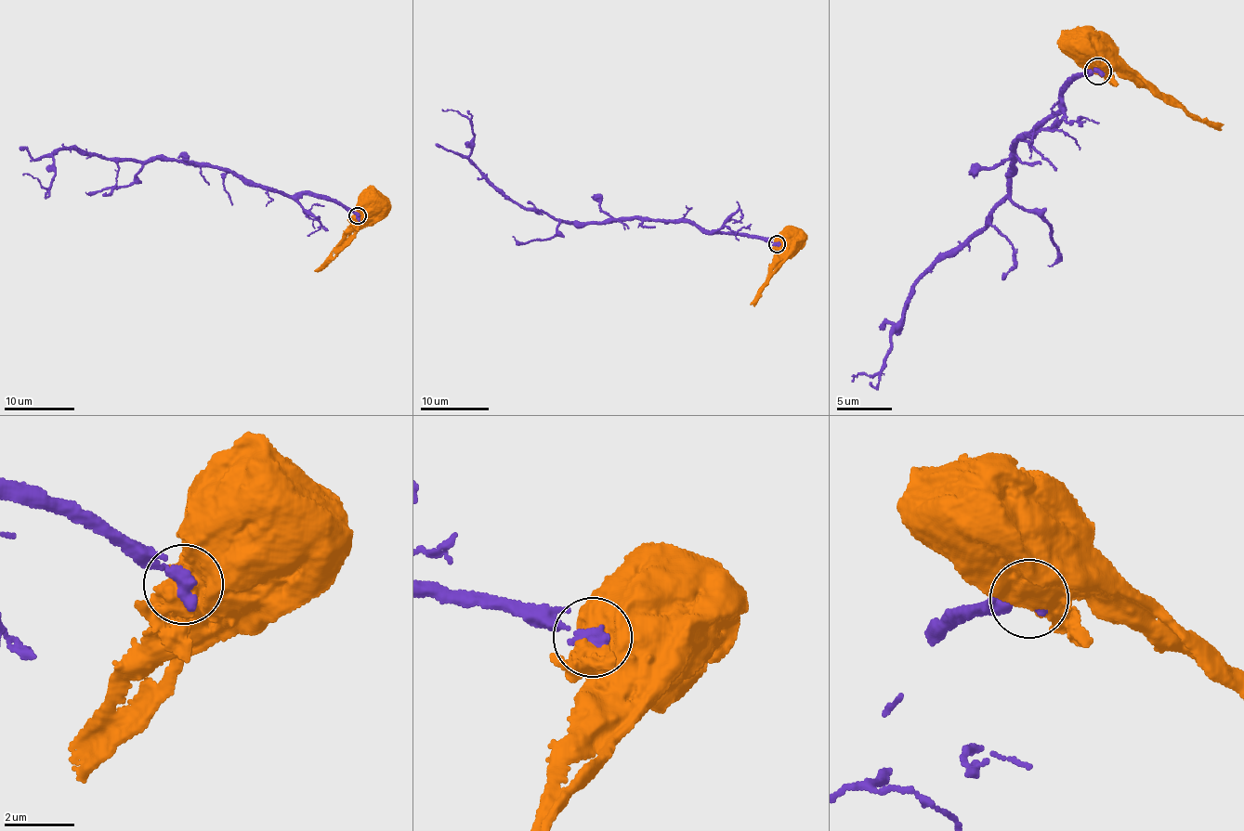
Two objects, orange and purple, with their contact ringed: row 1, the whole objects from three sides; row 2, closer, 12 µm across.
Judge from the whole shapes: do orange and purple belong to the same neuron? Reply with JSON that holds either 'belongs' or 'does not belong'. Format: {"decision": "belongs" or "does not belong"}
{"decision": "does not belong"}

